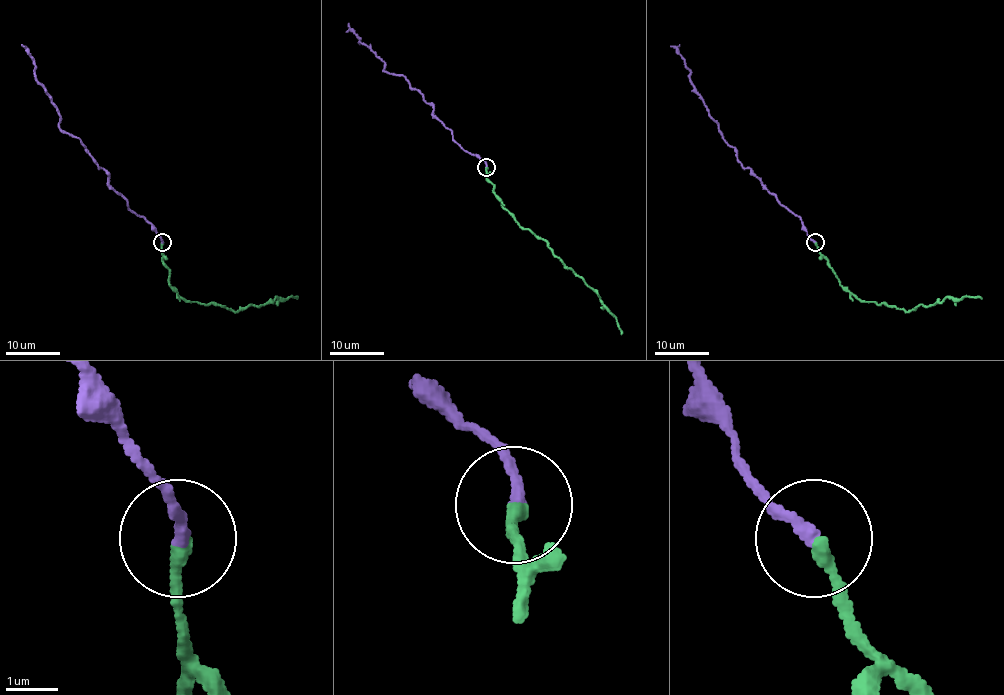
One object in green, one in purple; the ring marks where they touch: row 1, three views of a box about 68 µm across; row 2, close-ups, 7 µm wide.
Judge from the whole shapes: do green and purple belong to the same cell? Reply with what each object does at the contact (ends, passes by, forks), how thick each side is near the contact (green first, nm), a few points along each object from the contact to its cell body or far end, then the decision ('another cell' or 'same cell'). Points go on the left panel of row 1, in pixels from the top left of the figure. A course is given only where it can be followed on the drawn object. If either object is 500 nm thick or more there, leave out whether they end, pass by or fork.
green ends there; purple ends there; 240 nm thick on the green side, 240 nm on the other; green runs (161, 243), (169, 284), (187, 301), (217, 303), (236, 311), (251, 304), (271, 303), (275, 297), (297, 299); purple runs (161, 242), (108, 184), (108, 174), (77, 138), (60, 128), (58, 109), (37, 79), (34, 59), (23, 45); same cell

